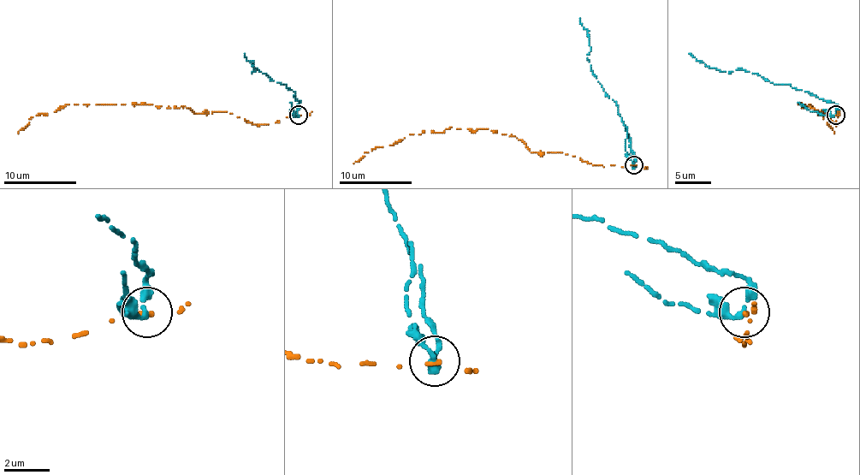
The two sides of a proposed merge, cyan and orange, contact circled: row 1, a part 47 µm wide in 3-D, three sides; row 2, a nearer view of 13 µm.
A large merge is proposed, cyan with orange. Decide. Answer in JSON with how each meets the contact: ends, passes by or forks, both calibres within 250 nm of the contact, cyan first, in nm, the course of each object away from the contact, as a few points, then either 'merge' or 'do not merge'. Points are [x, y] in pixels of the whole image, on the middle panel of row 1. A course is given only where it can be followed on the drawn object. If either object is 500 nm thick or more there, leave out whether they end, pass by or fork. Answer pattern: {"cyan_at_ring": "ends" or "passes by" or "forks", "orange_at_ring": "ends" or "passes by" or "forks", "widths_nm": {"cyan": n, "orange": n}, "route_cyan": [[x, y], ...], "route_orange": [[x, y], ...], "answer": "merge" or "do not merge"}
{"cyan_at_ring": "passes by", "orange_at_ring": "ends", "widths_nm": {"cyan": 200, "orange": 180}, "route_cyan": [[634, 165], [634, 156], [618, 105], [602, 87], [587, 58], [590, 49], [589, 38], [580, 18]], "route_orange": [[634, 165], [603, 167], [562, 152], [531, 152], [517, 138], [488, 128], [449, 127], [375, 147], [353, 163]], "answer": "do not merge"}

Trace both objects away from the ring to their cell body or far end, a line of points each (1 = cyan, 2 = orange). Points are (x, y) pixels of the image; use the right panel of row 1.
1: (836, 115), (834, 103), (787, 84), (765, 80), (758, 74), (708, 68), (689, 53)
2: (836, 115), (838, 124), (823, 111), (797, 104), (810, 104), (834, 133)

